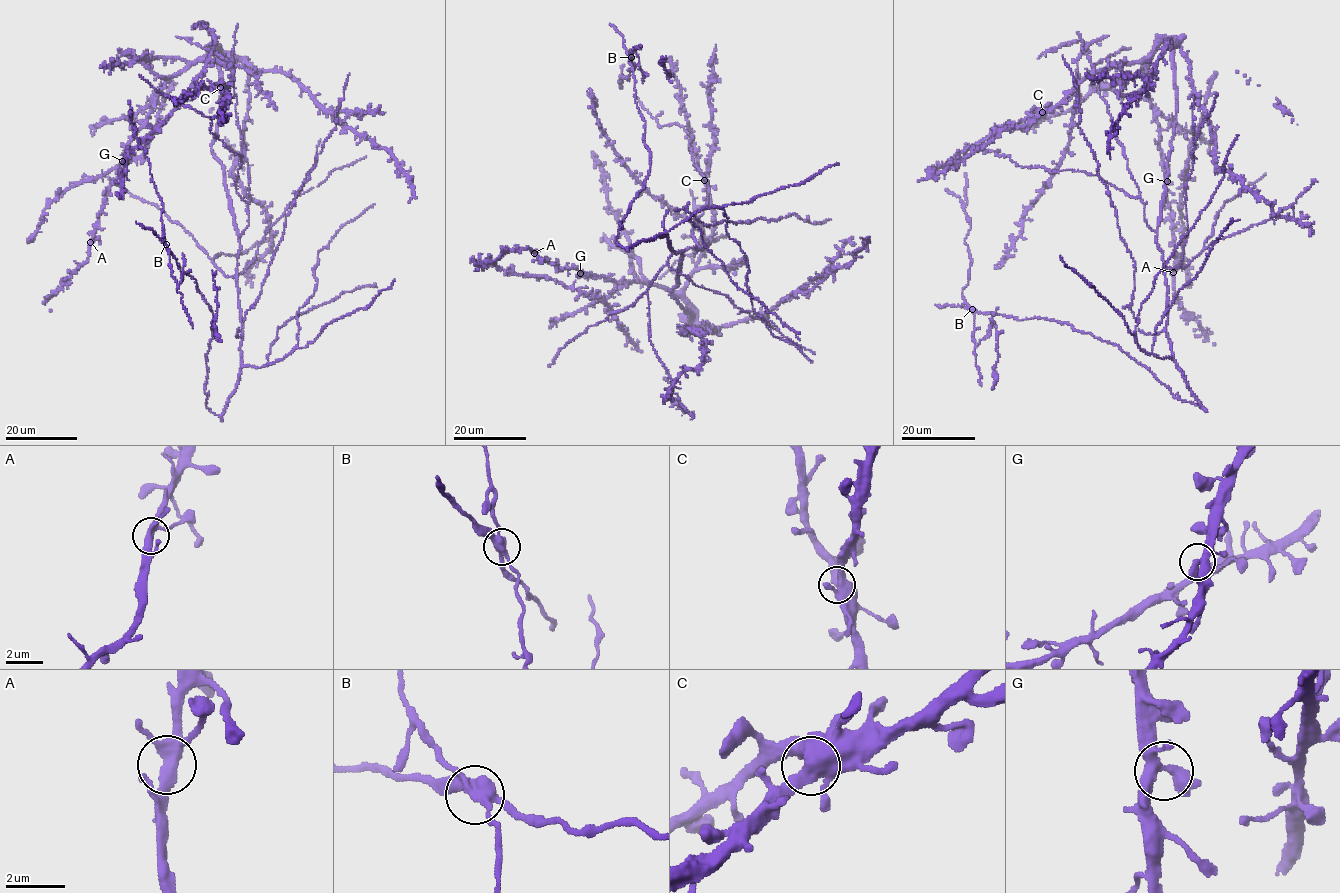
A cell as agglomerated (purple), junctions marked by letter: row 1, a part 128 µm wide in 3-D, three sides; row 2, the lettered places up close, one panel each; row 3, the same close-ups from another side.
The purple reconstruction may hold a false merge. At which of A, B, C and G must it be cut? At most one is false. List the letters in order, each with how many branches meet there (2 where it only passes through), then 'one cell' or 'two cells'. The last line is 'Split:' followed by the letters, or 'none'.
A: 4 | one cell
B: 4 | two cells
C: 4 | one cell
G: 4 | one cell
Split: B

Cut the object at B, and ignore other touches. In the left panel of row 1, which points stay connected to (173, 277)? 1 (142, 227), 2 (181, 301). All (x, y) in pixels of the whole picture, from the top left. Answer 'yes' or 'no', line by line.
1: no
2: yes

